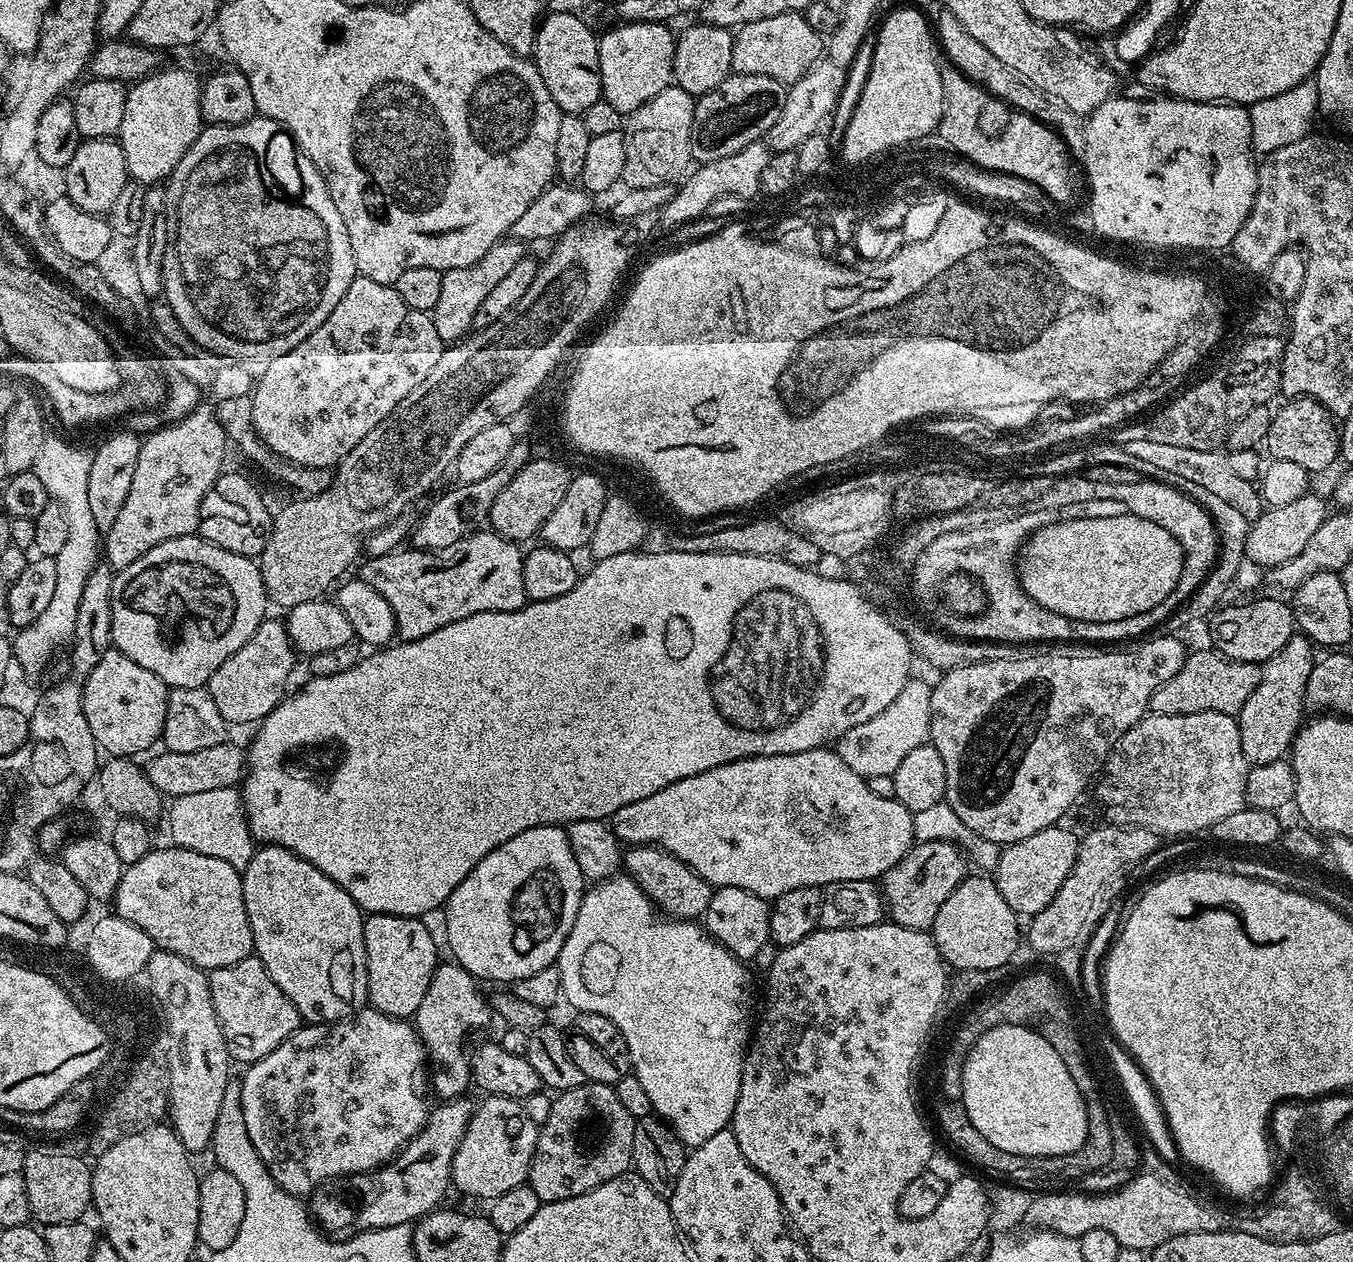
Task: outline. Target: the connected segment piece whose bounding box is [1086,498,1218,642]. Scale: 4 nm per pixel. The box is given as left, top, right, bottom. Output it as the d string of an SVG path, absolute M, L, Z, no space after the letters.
M1192 499L1192 552L1189 556L1184 558L1184 569L1182 574L1178 578L1178 582L1174 586L1174 590L1170 595L1163 600L1158 606L1154 606L1150 610L1146 610L1142 614L1137 616L1131 616L1130 618L1122 618L1122 626L1110 626L1110 622L1098 622L1098 628L1092 628L1092 632L1086 632L1086 642L1098 642L1099 640L1128 640L1124 642L1132 642L1137 638L1144 638L1149 635L1146 630L1146 626L1151 626L1154 630L1154 622L1156 618L1162 618L1167 621L1168 617L1173 615L1181 606L1187 604L1188 600L1196 593L1202 586L1202 582L1207 580L1208 572L1216 564L1216 558L1218 555L1218 537L1216 534L1216 526L1212 523L1212 517L1208 515L1208 511L1204 509L1204 505L1197 502L1196 499Z

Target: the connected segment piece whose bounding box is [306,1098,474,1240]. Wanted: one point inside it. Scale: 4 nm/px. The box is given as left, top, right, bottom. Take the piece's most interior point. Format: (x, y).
(402, 1191)

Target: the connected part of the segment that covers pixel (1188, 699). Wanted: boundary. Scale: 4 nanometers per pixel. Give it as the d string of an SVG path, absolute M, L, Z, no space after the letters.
M1207 650L1208 652L1189 651L1184 658L1182 670L1170 678L1170 682L1162 682L1158 690L1148 703L1149 709L1158 714L1194 714L1214 710L1218 714L1236 716L1242 706L1246 706L1246 698L1254 694L1260 681L1261 665L1250 662L1234 662L1226 658L1221 652Z

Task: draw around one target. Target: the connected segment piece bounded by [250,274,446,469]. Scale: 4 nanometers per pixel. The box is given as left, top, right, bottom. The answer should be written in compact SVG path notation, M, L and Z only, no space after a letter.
M358 274L318 330L263 365L264 373L259 373L250 393L253 426L261 442L282 459L302 467L331 469L428 377L445 347L429 313L406 306L393 285Z

